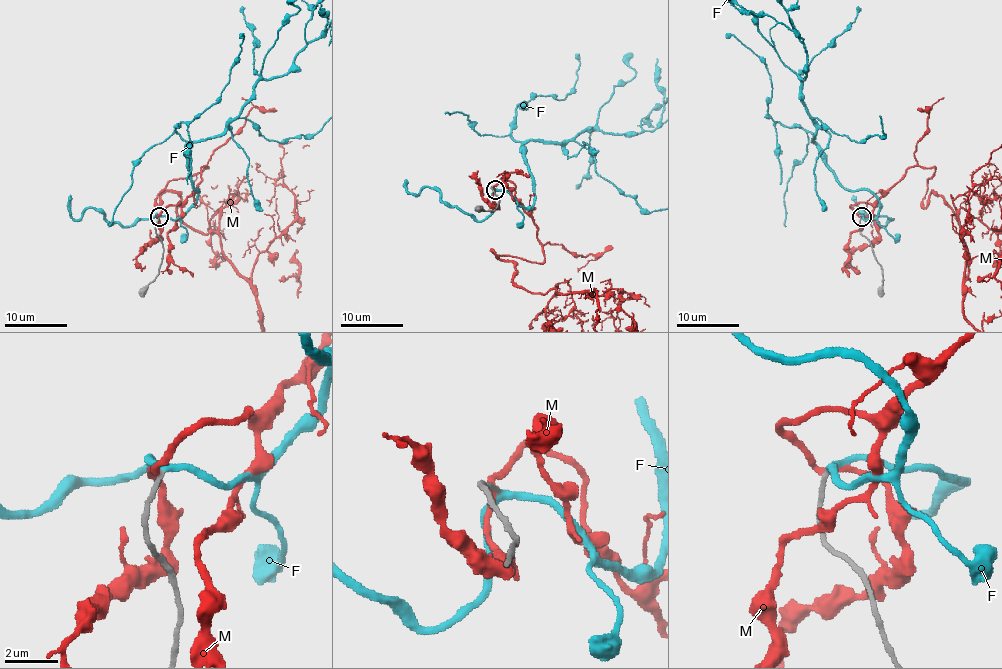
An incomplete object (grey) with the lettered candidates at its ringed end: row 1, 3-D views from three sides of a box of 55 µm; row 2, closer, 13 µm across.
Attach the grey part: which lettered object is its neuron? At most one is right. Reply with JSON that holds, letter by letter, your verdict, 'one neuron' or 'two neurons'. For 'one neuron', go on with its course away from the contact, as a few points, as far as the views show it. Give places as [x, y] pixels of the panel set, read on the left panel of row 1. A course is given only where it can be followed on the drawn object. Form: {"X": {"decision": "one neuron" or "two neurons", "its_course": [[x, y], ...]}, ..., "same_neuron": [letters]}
{"F": {"decision": "one neuron", "its_course": [[159, 215], [179, 218], [196, 200], [188, 147], [216, 138], [260, 80], [281, 77], [317, 40], [322, 4]]}, "M": {"decision": "two neurons"}, "same_neuron": ["F"]}

